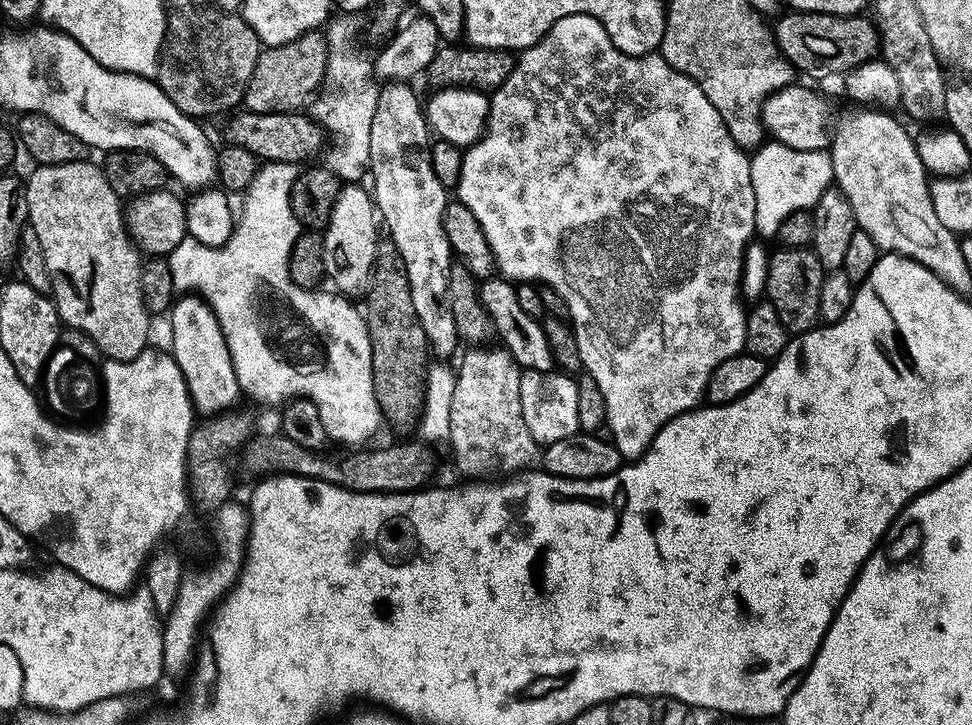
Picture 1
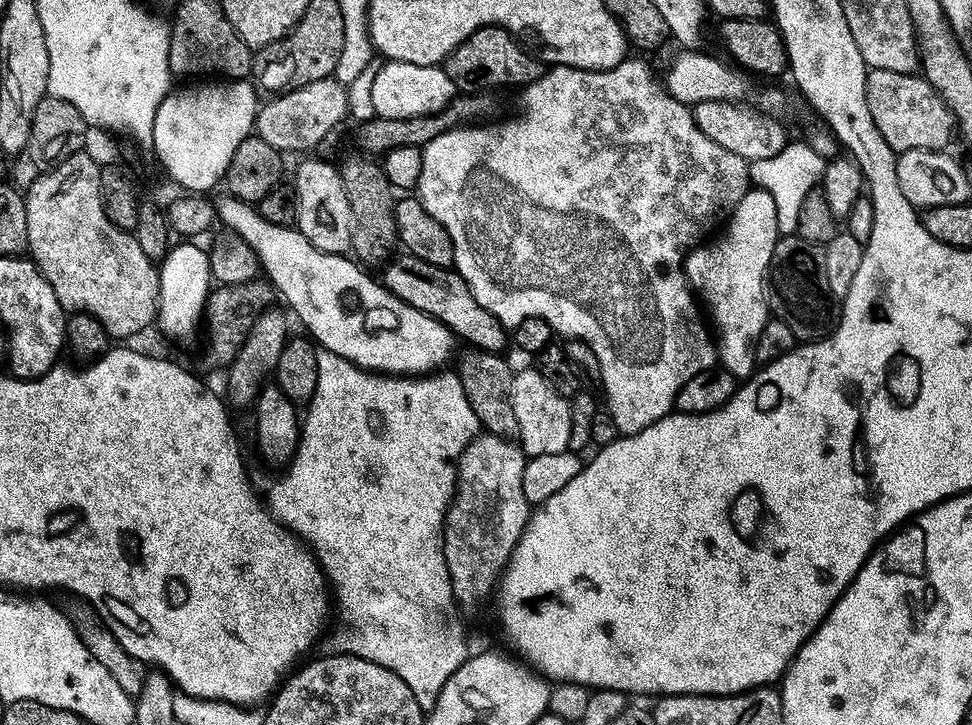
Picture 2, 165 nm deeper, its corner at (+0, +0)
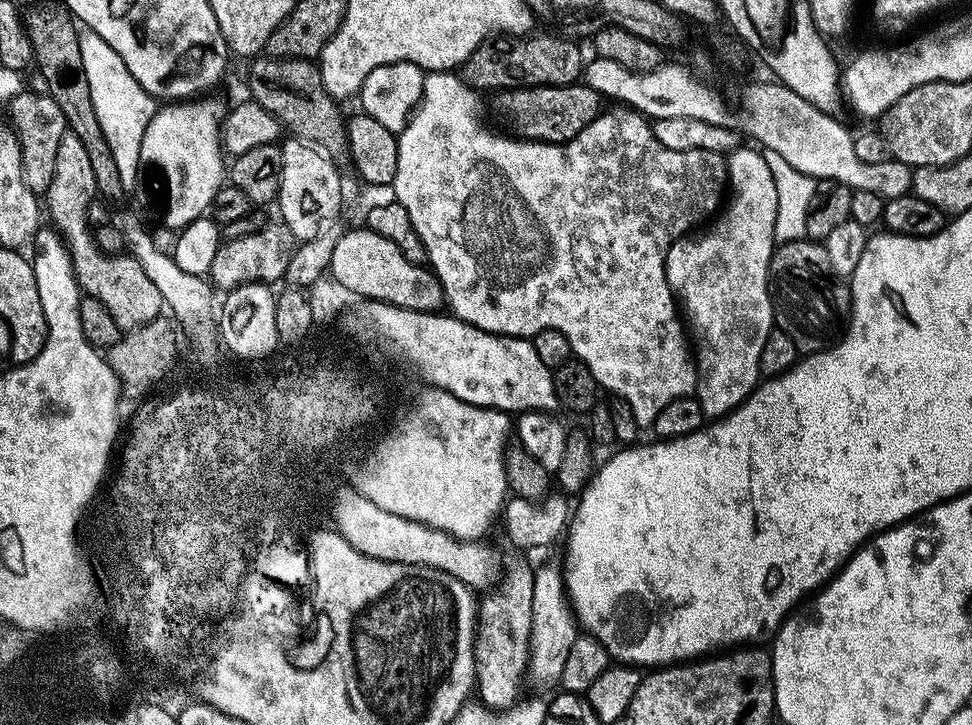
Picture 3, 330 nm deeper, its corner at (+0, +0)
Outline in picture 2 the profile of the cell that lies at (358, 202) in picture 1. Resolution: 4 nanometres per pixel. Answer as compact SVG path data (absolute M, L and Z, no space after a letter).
M304 160L296 168L295 227L310 243L323 252L347 253L352 246L352 210L340 169L324 160Z

